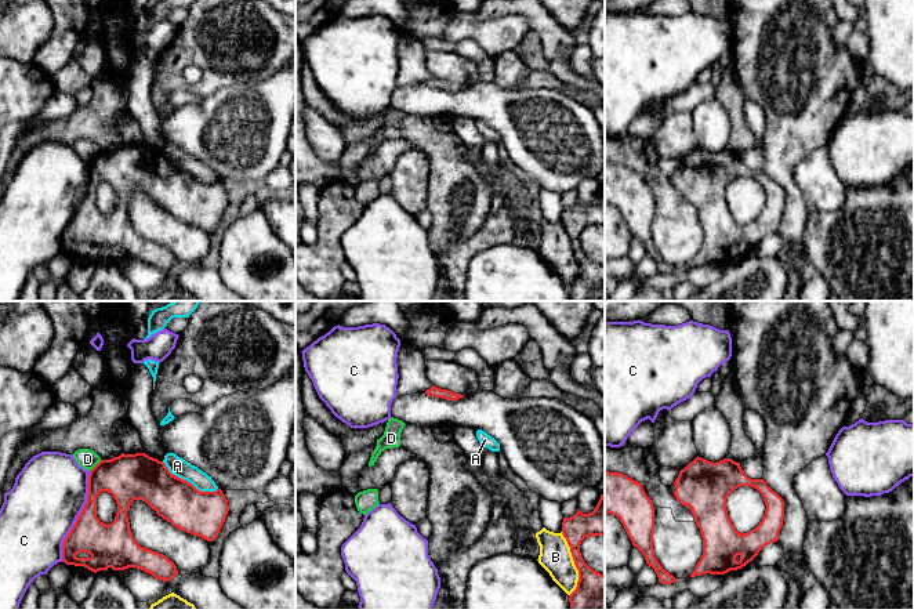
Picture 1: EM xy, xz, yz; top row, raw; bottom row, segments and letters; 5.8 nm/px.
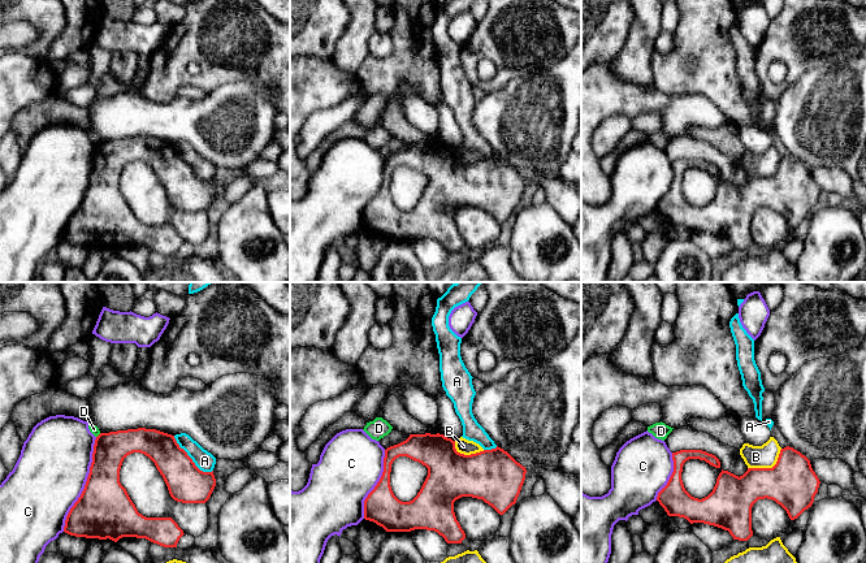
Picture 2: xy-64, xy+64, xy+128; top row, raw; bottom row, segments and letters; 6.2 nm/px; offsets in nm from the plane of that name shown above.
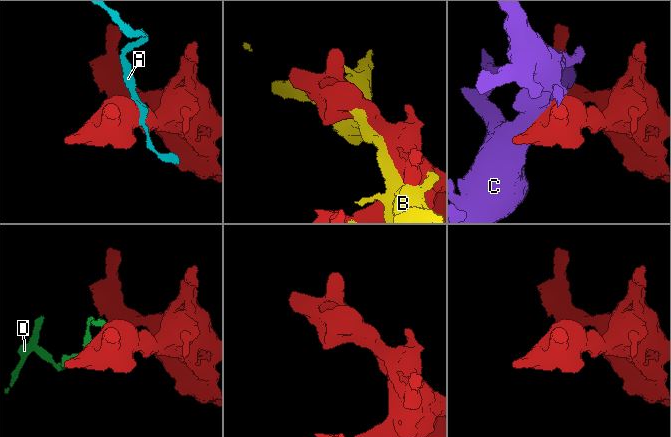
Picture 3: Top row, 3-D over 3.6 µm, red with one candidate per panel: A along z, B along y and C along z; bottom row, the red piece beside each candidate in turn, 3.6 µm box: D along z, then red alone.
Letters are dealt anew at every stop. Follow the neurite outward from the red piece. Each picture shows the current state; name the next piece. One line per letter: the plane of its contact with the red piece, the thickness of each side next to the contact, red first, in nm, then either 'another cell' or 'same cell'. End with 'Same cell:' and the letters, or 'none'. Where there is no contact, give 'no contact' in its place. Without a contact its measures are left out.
A: meets red in xy; 260 nm thick on the red side, 110 nm on the other; another cell
B: meets red in xz; 200 nm thick on the red side, 190 nm on the other; another cell
C: meets red in xy; 260 nm thick on the red side, 420 nm on the other; another cell
D: meets red in xy; 280 nm thick on the red side, 120 nm on the other; another cell
Same cell: none

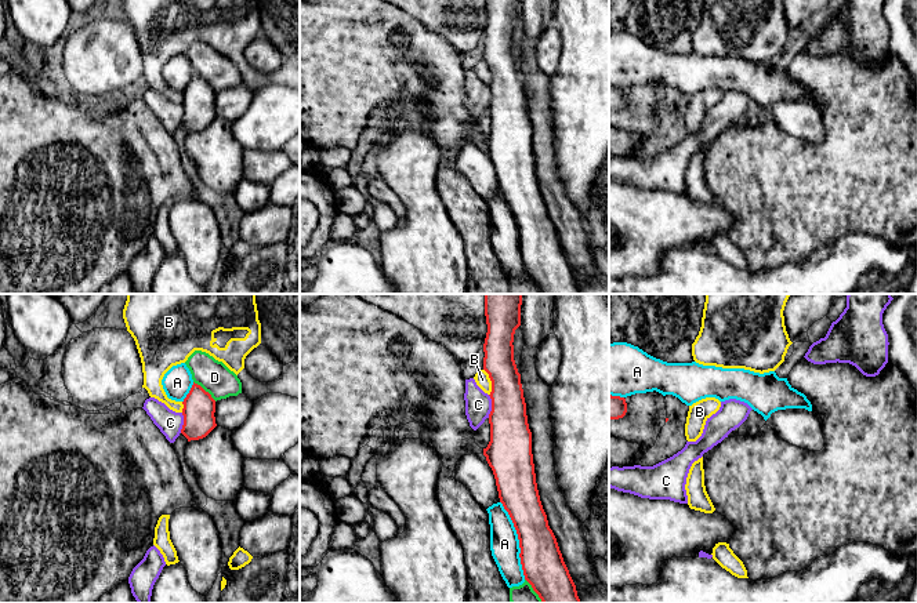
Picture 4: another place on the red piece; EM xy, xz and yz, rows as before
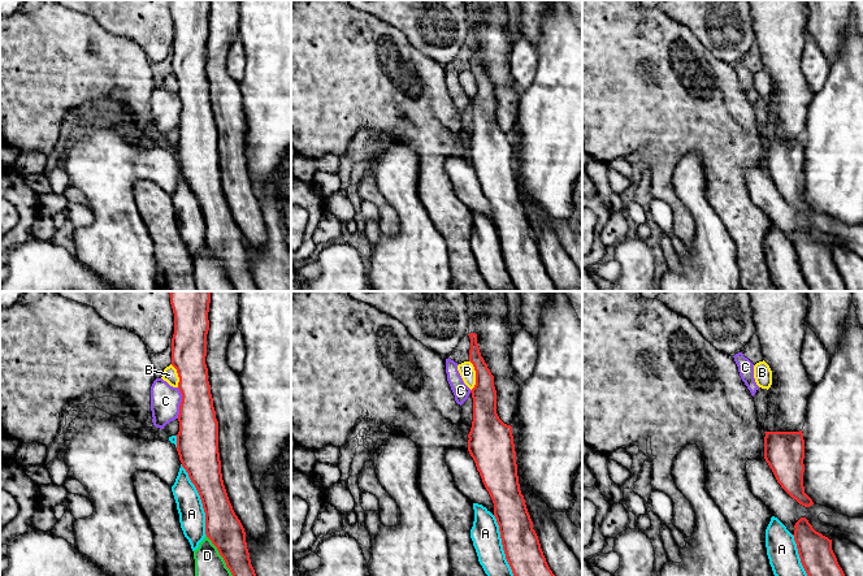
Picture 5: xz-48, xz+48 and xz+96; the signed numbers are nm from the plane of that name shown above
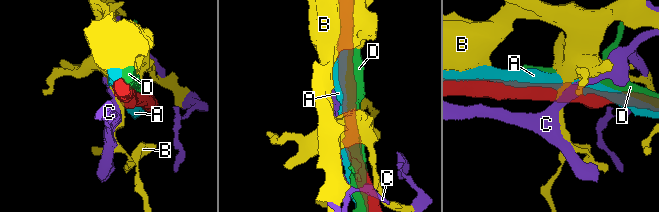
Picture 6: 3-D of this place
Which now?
A: meets red in xz; 240 nm thick on the red side, 170 nm on the other; another cell
B: meets red in xz; 220 nm thick on the red side, 90 nm on the other; another cell
C: meets red in xz; 240 nm thick on the red side, 160 nm on the other; another cell
D: meets red in xy; 190 nm thick on the red side, 190 nm on the other; another cell
Same cell: none

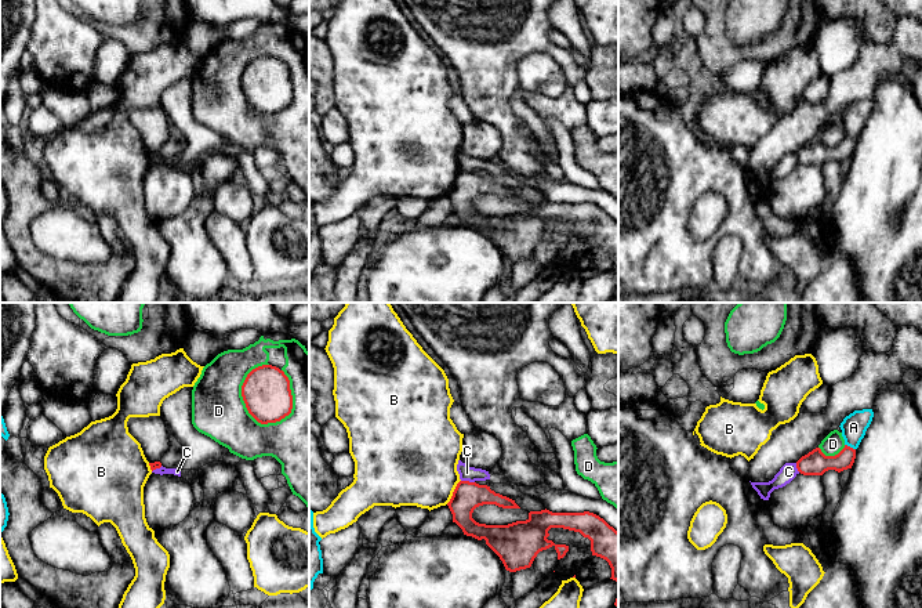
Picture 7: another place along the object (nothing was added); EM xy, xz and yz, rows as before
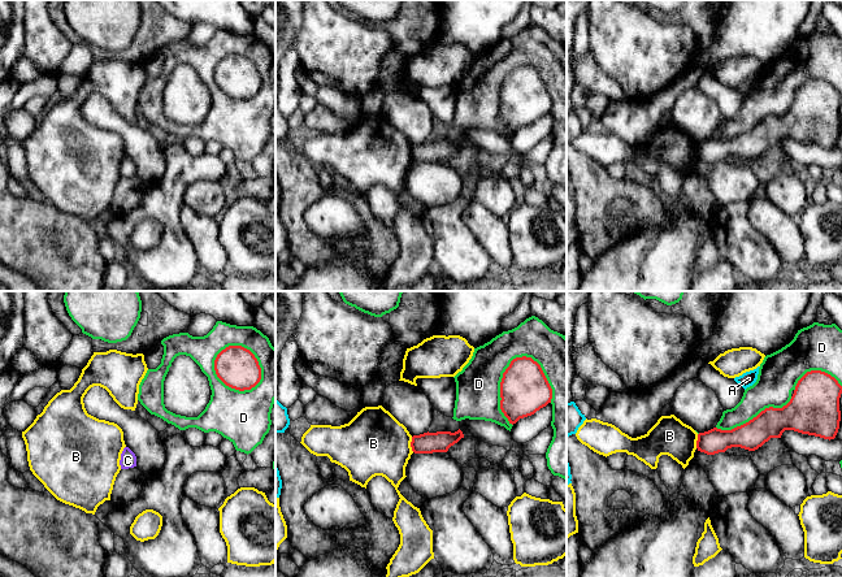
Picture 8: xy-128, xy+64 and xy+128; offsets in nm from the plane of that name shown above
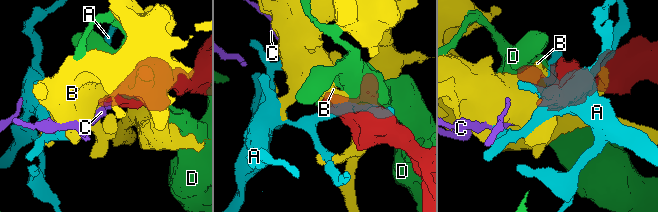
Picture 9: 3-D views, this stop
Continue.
A: meets red in yz; 140 nm thick on the red side, 150 nm on the other; another cell
B: meets red in xz; 170 nm thick on the red side, 440 nm on the other; another cell
C: meets red in xz; 170 nm thick on the red side, 90 nm on the other; another cell
D: meets red in xy; 280 nm thick on the red side, 320 nm on the other; another cell
Same cell: none

